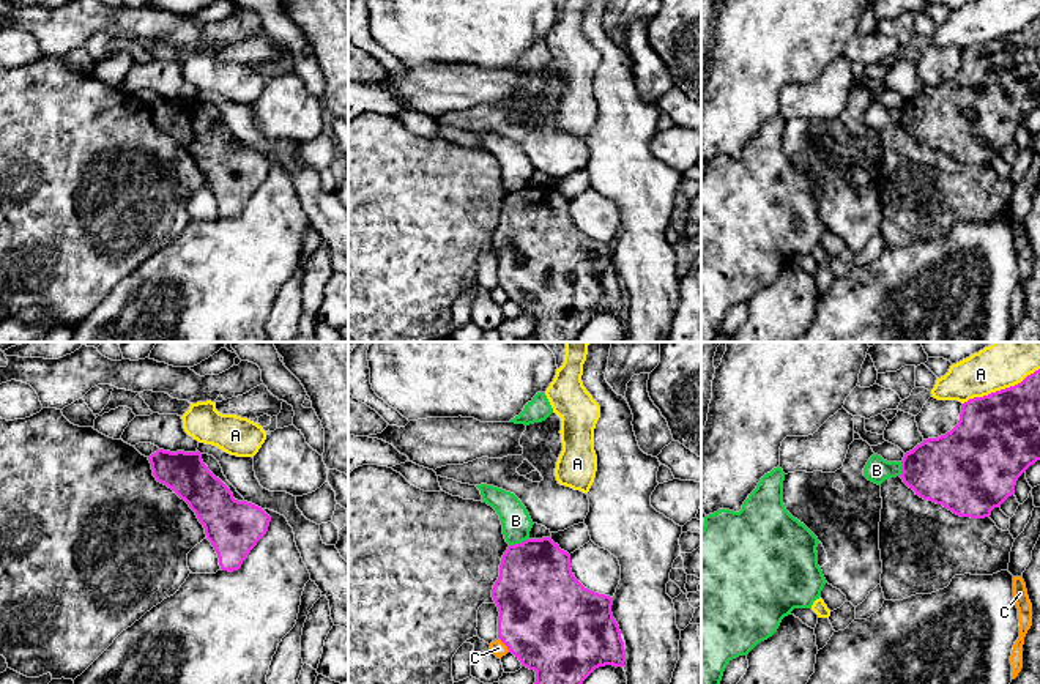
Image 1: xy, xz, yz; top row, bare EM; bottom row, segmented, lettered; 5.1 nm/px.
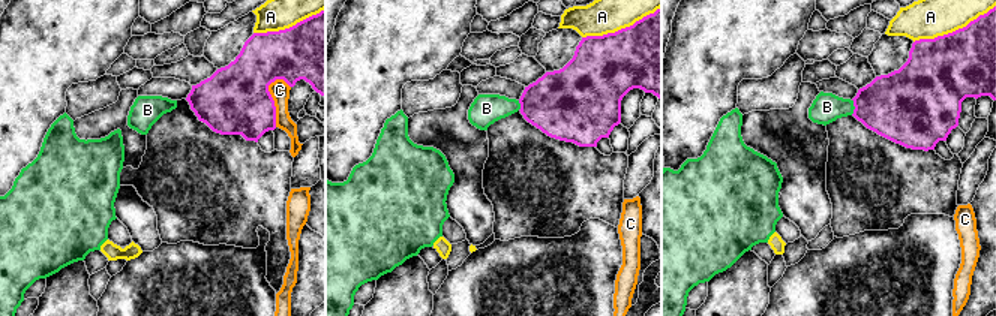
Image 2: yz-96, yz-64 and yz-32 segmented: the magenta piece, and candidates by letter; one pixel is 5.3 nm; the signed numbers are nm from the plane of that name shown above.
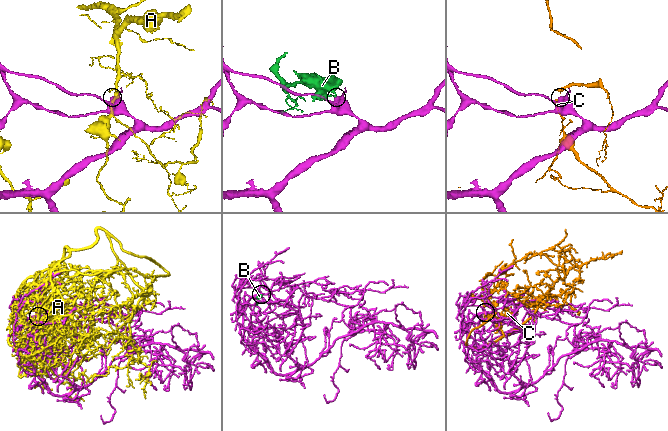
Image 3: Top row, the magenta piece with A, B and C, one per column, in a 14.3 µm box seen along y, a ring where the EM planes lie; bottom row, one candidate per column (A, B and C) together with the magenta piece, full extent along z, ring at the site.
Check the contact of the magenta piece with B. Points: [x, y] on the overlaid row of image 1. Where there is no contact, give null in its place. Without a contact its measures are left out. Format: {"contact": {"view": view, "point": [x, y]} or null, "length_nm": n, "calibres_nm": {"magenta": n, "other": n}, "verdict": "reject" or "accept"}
{"contact": {"view": "xz", "point": [519, 544]}, "length_nm": 110, "calibres_nm": {"magenta": 400, "other": 150}, "verdict": "reject"}

